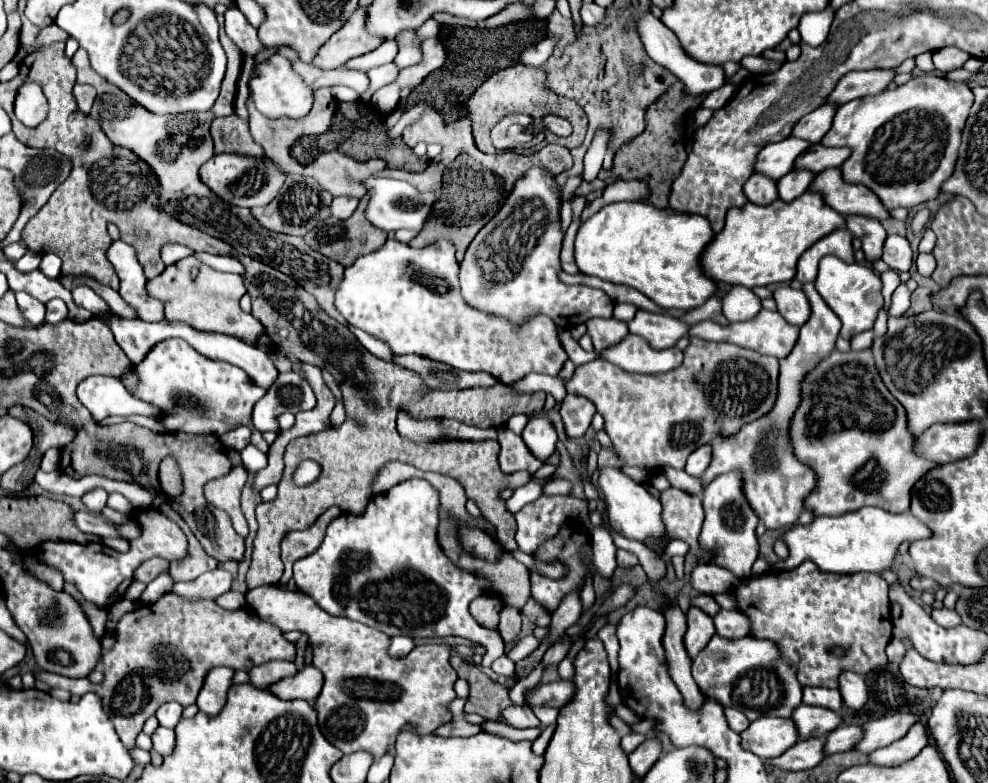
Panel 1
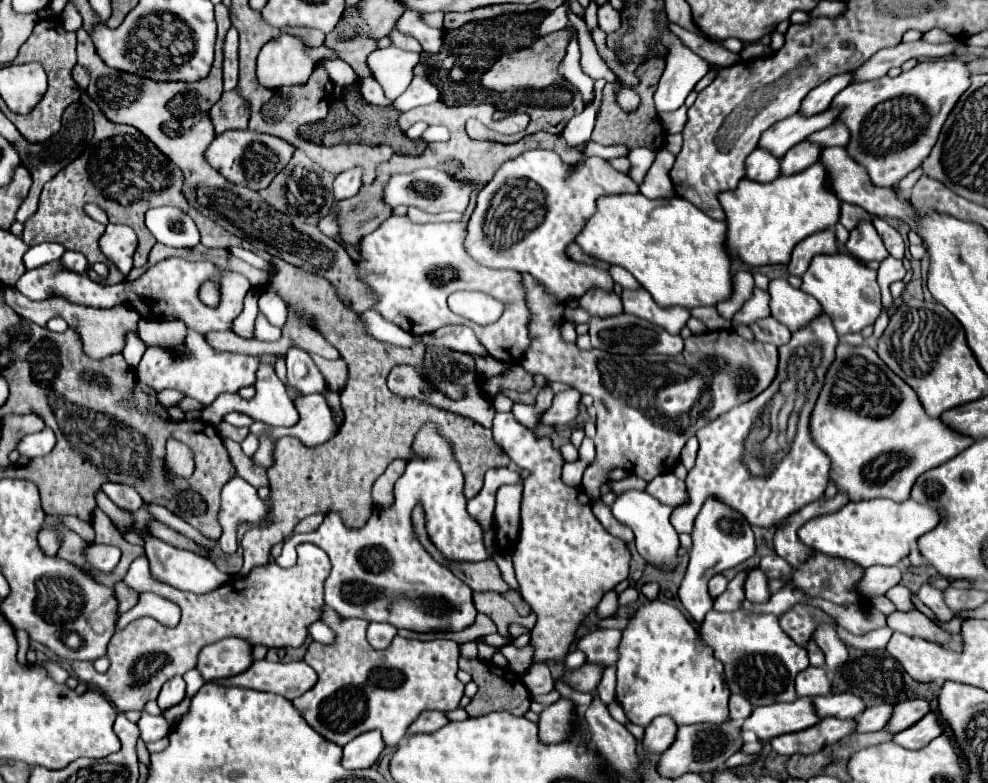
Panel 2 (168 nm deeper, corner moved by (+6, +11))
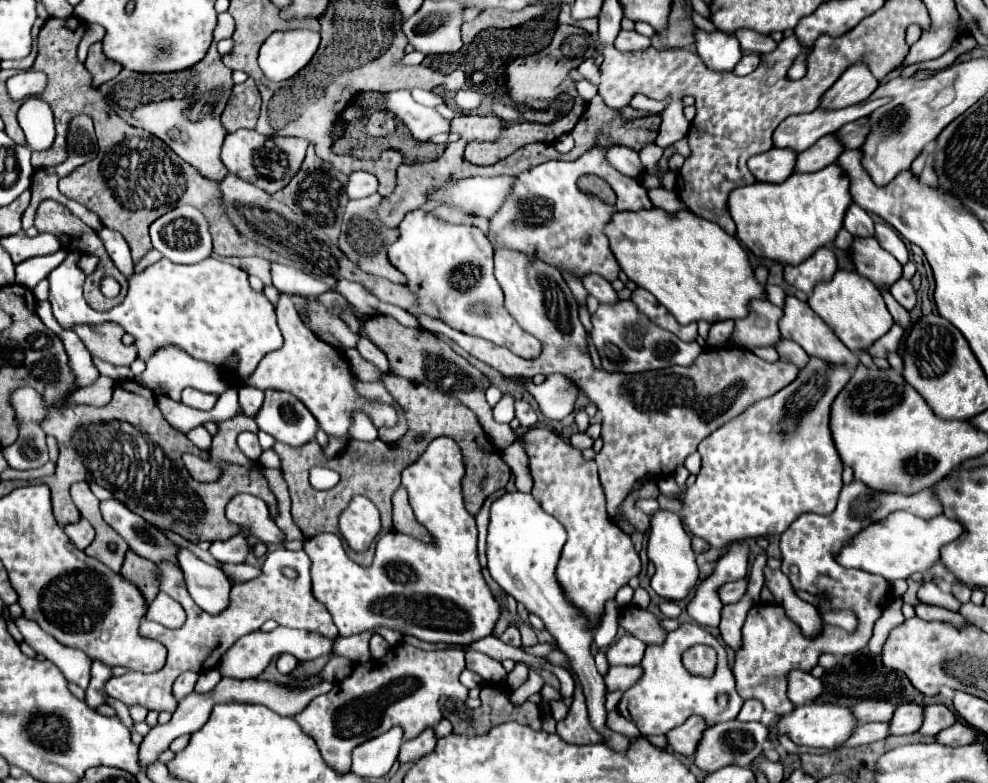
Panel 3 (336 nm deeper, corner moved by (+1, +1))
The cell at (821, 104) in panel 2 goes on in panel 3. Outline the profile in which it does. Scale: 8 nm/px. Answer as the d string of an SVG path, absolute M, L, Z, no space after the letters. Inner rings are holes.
M858 61L844 71L844 75L826 91L822 97L820 107L822 109L840 109L846 105L854 105L858 101L866 101L874 89L878 87L878 81L870 73L868 65L864 61Z

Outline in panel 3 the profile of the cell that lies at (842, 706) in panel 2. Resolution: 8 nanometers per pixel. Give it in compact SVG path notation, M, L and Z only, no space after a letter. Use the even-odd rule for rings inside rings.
M860 701L854 705L854 715L858 723L870 723L870 721L890 721L896 707L890 701Z

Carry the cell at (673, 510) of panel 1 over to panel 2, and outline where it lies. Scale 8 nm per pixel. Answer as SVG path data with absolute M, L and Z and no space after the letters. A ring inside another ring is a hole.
M661 473L657 475L653 481L649 481L647 489L649 495L657 497L661 503L669 505L669 507L681 507L689 501L689 493L685 487L685 481L677 479L673 473Z

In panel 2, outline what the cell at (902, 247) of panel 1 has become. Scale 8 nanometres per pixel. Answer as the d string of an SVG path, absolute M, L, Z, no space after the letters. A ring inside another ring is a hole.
M873 219L873 225L875 225L877 233L881 235L881 239L883 239L885 249L889 251L889 255L895 257L895 259L903 259L905 243L903 243L903 237L899 235L899 231L893 229L885 219Z

